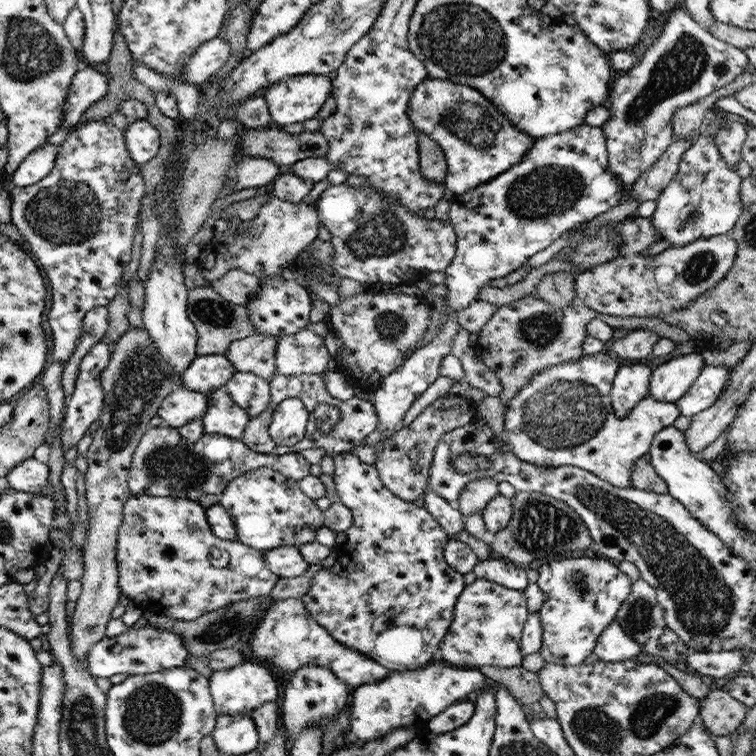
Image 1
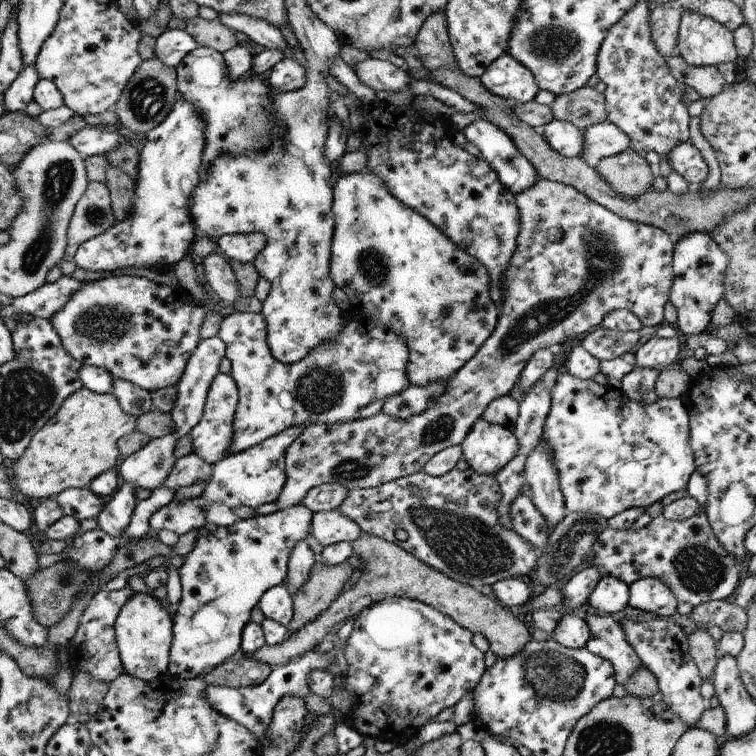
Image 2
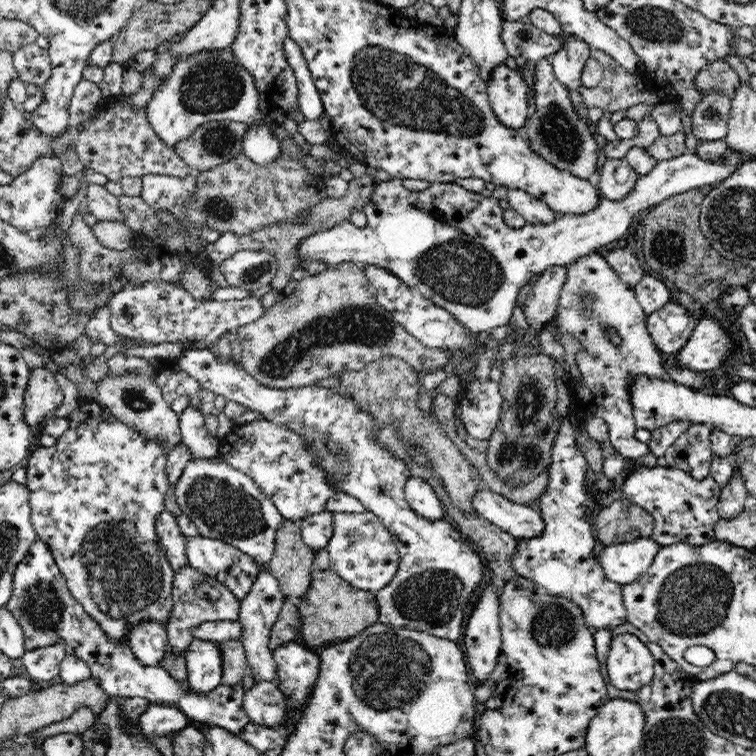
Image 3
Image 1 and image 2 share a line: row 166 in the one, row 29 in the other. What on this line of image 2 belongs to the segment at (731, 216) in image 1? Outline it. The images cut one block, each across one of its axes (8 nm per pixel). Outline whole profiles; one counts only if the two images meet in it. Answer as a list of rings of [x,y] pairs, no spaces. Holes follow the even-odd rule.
[[[684,10],[679,25],[676,54],[694,66],[716,66],[735,62],[738,54],[733,32],[698,12]]]

